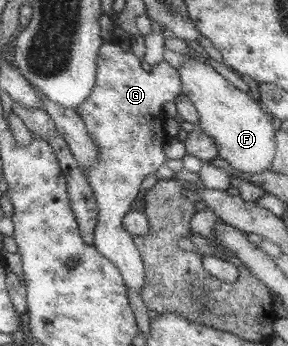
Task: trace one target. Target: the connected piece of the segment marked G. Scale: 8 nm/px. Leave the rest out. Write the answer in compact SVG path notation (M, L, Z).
M113 38L110 42L101 41L93 90L73 108L83 119L89 137L99 147L97 164L85 170L97 198L99 213L94 245L104 257L122 269L127 288L140 293L146 284L145 261L122 220L135 202L143 180L165 162L163 104L182 93L182 82L177 69L163 64L145 72L139 57L131 50L124 52Z

